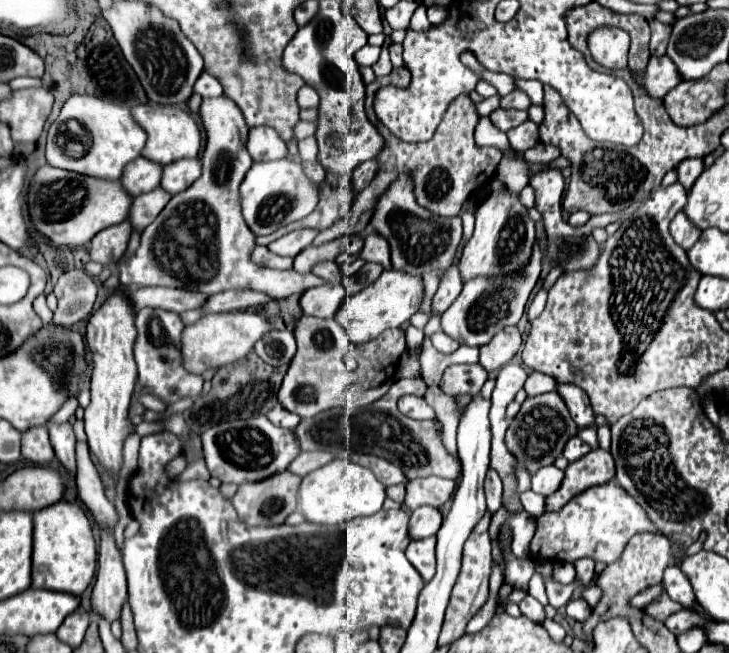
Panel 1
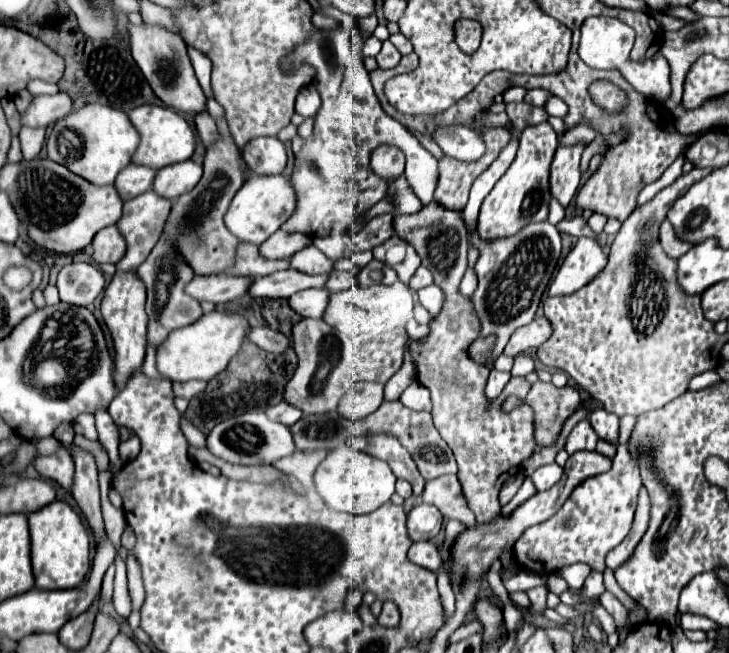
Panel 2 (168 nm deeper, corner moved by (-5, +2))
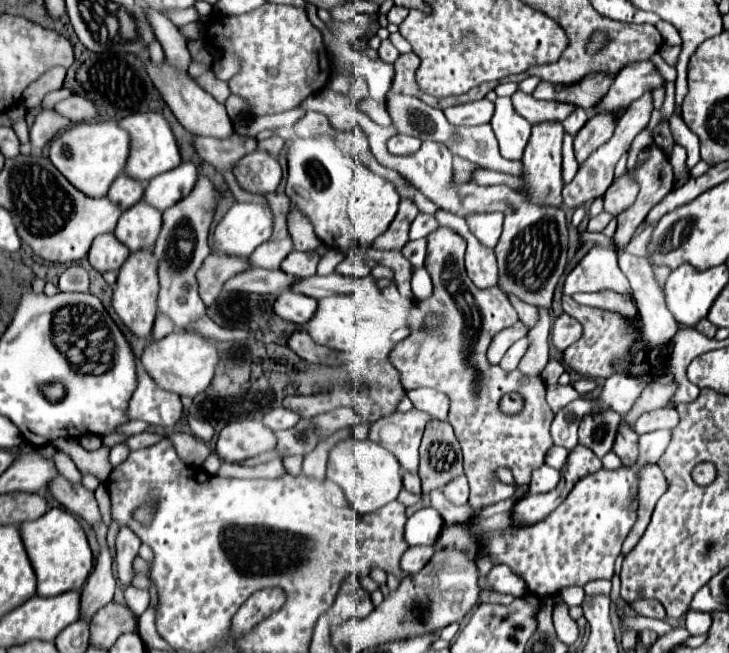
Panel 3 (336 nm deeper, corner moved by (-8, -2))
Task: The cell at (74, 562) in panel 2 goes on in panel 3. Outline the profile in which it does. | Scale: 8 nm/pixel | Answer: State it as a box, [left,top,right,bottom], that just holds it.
[19,508,93,596]

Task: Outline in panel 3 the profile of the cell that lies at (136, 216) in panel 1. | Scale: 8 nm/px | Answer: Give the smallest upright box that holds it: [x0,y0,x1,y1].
[115,200,163,252]

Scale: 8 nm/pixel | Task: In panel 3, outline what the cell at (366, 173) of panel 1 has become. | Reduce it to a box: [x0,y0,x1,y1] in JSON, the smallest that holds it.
[387,134,421,156]

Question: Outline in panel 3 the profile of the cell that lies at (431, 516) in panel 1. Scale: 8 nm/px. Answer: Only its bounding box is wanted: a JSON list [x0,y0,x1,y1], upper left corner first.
[405,508,443,546]

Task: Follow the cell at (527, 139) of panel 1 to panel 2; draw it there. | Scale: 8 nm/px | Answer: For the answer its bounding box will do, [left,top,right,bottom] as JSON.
[478,122,558,240]

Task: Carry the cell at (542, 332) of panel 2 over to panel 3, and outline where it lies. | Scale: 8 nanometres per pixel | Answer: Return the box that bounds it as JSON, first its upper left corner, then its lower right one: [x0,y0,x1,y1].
[551,314,581,352]

